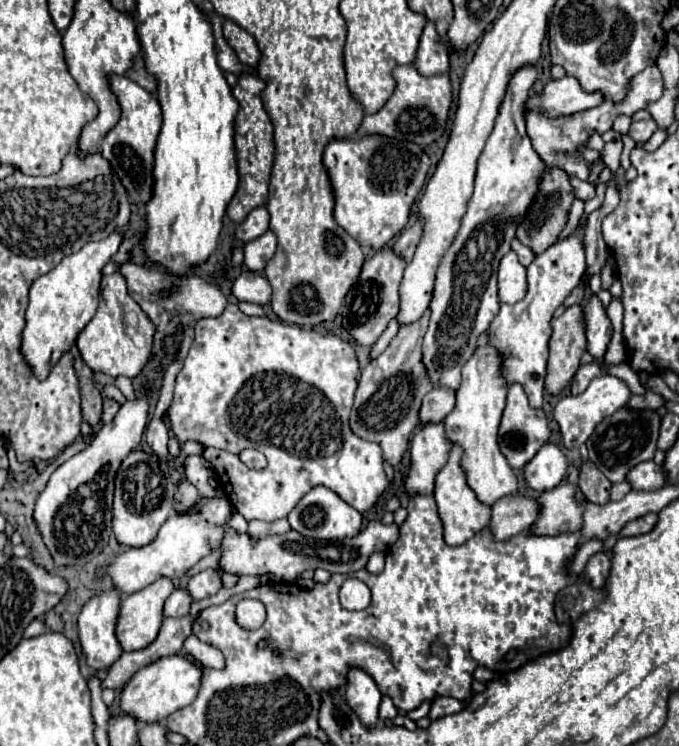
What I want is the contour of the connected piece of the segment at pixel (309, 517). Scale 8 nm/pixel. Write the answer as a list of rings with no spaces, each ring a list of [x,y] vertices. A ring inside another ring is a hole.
[[[316,486],[312,488],[304,500],[296,504],[296,508],[288,514],[288,522],[292,530],[300,532],[302,536],[308,538],[320,538],[320,540],[342,540],[342,538],[352,538],[354,534],[360,532],[362,526],[362,516],[356,508],[346,504],[336,492],[332,492],[326,486]]]

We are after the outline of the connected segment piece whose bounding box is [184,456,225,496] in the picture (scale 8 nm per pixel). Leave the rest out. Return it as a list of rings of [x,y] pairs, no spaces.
[[[188,456],[186,462],[184,462],[184,468],[186,468],[188,482],[192,486],[196,486],[202,496],[225,496],[210,486],[210,478],[212,478],[214,470],[212,470],[212,466],[210,466],[210,462],[206,458]]]

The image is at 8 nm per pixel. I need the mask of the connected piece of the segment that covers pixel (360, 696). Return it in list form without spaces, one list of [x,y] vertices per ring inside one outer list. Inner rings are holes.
[[[350,668],[346,674],[346,700],[350,708],[358,714],[364,726],[372,728],[378,722],[378,706],[382,692],[378,690],[374,678],[362,668]]]

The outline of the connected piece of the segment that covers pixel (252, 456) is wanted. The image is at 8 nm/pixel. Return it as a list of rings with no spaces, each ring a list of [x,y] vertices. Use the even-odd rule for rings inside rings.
[[[252,448],[242,450],[242,452],[240,452],[240,460],[242,460],[248,468],[256,468],[256,470],[266,468],[266,456],[264,456],[262,452],[258,452],[258,450],[252,450]]]

